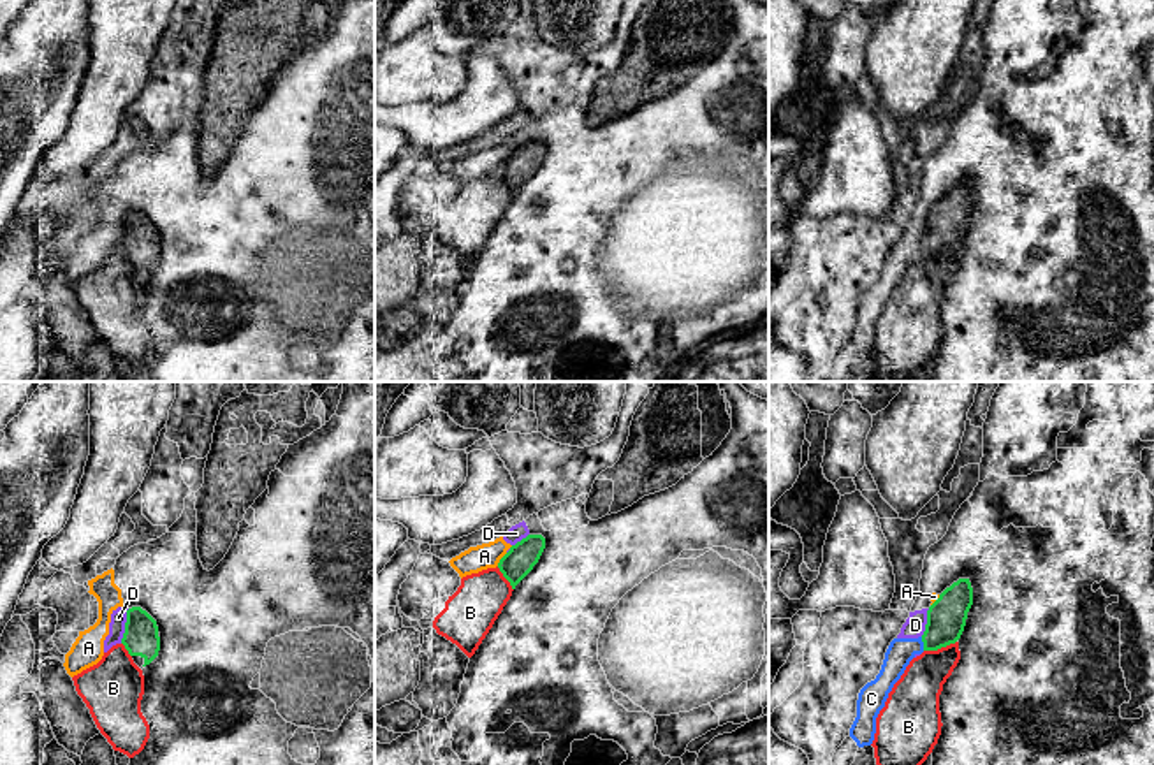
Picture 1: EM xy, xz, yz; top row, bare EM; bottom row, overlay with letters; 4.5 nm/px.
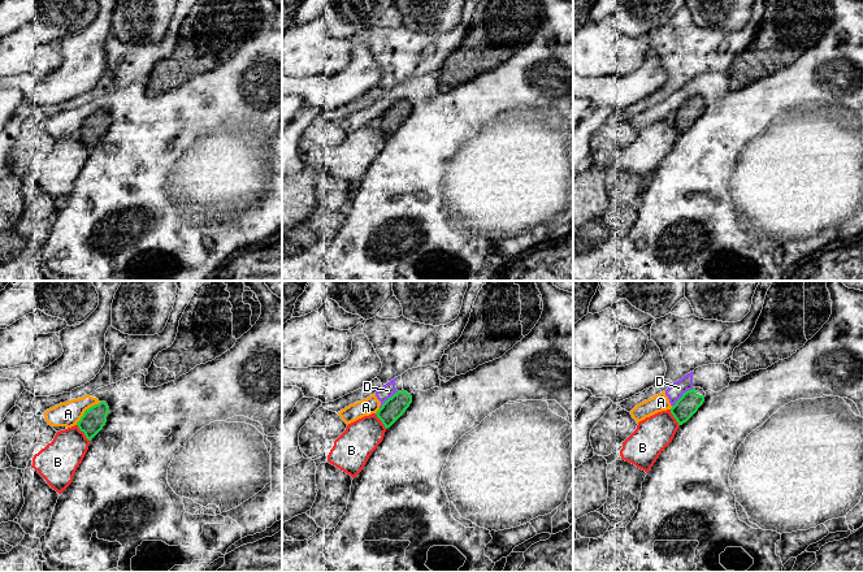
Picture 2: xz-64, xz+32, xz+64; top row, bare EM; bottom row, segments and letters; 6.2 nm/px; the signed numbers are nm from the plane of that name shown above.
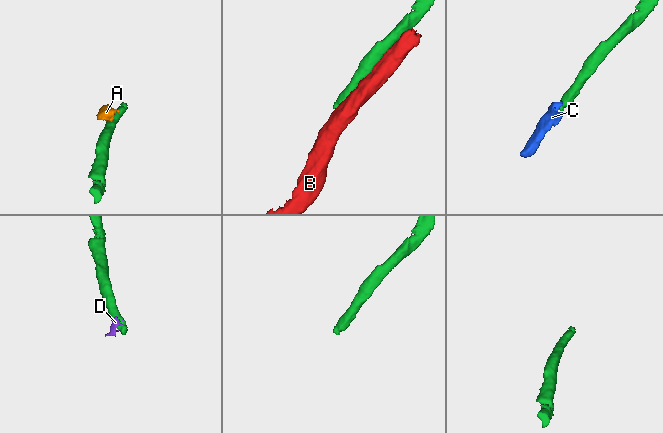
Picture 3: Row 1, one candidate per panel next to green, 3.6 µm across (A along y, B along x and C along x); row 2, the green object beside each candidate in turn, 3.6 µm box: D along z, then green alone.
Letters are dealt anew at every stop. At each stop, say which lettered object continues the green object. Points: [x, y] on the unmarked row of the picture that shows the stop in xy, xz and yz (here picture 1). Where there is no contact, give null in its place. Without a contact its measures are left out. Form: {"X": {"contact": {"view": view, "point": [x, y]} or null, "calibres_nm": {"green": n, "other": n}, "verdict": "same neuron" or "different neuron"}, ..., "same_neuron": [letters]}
{"A": {"contact": {"view": "xz", "point": [500, 166]}, "calibres_nm": {"green": 140, "other": 120}, "verdict": "different neuron"}, "B": {"contact": {"view": "yz", "point": [940, 254]}, "calibres_nm": {"green": 180, "other": 220}, "verdict": "different neuron"}, "C": {"contact": {"view": "yz", "point": [924, 250]}, "calibres_nm": {"green": 180, "other": 120}, "verdict": "different neuron"}, "D": {"contact": {"view": "xy", "point": [125, 233]}, "calibres_nm": {"green": 160, "other": 80}, "verdict": "different neuron"}, "same_neuron": []}

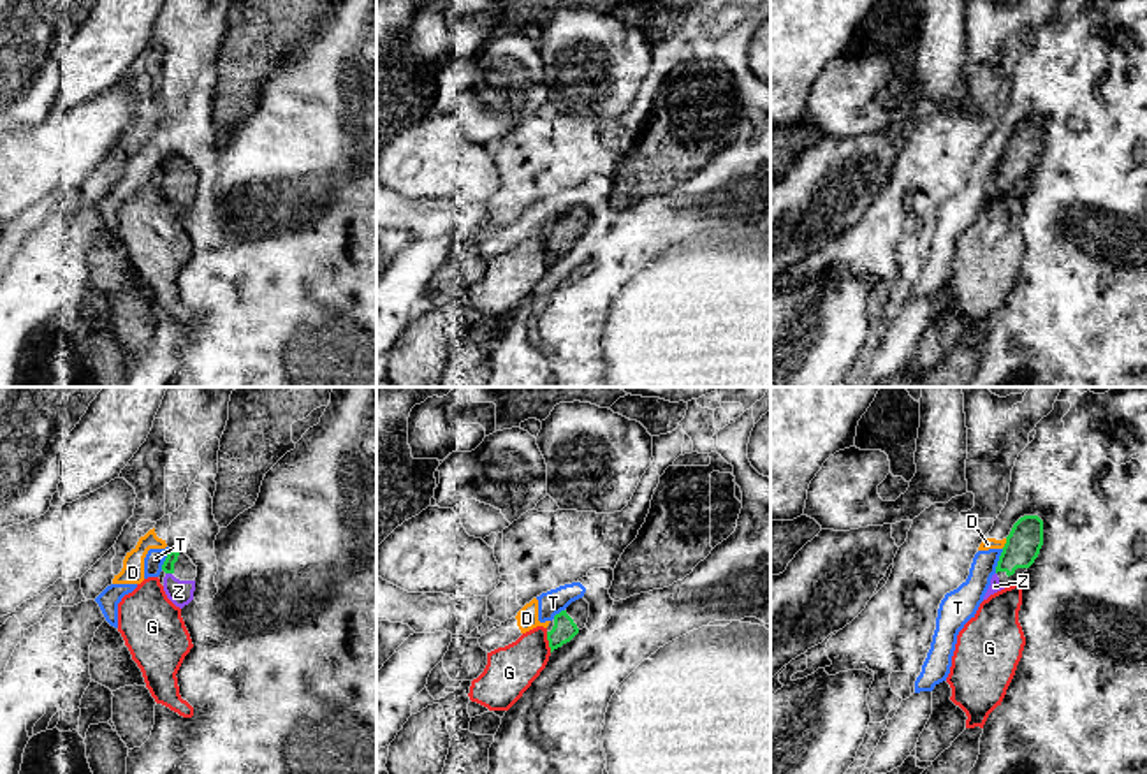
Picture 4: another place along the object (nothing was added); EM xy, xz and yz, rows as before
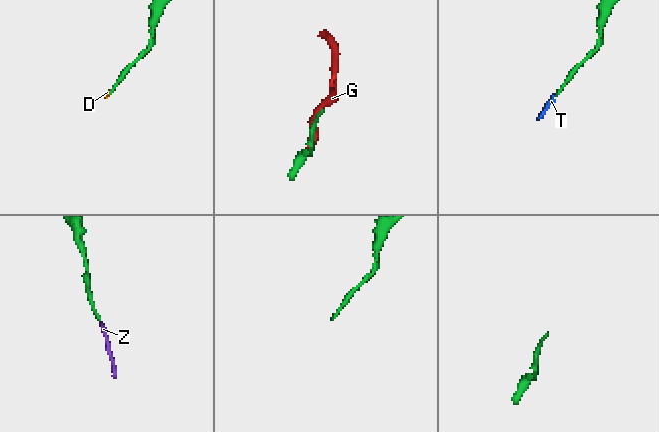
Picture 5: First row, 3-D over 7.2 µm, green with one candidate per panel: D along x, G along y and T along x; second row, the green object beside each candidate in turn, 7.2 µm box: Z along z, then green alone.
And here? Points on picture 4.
{"D": {"contact": {"view": "yz", "point": [1005, 150]}, "calibres_nm": {"green": 160, "other": 50}, "verdict": "different neuron"}, "G": {"contact": {"view": "xz", "point": [549, 248]}, "calibres_nm": {"green": 110, "other": 220}, "verdict": "different neuron"}, "T": {"contact": {"view": "yz", "point": [998, 167]}, "calibres_nm": {"green": 160, "other": 140}, "verdict": "different neuron"}, "Z": {"contact": {"view": "xy", "point": [169, 178]}, "calibres_nm": {"green": 60, "other": 110}, "verdict": "same neuron"}, "same_neuron": ["Z"]}

